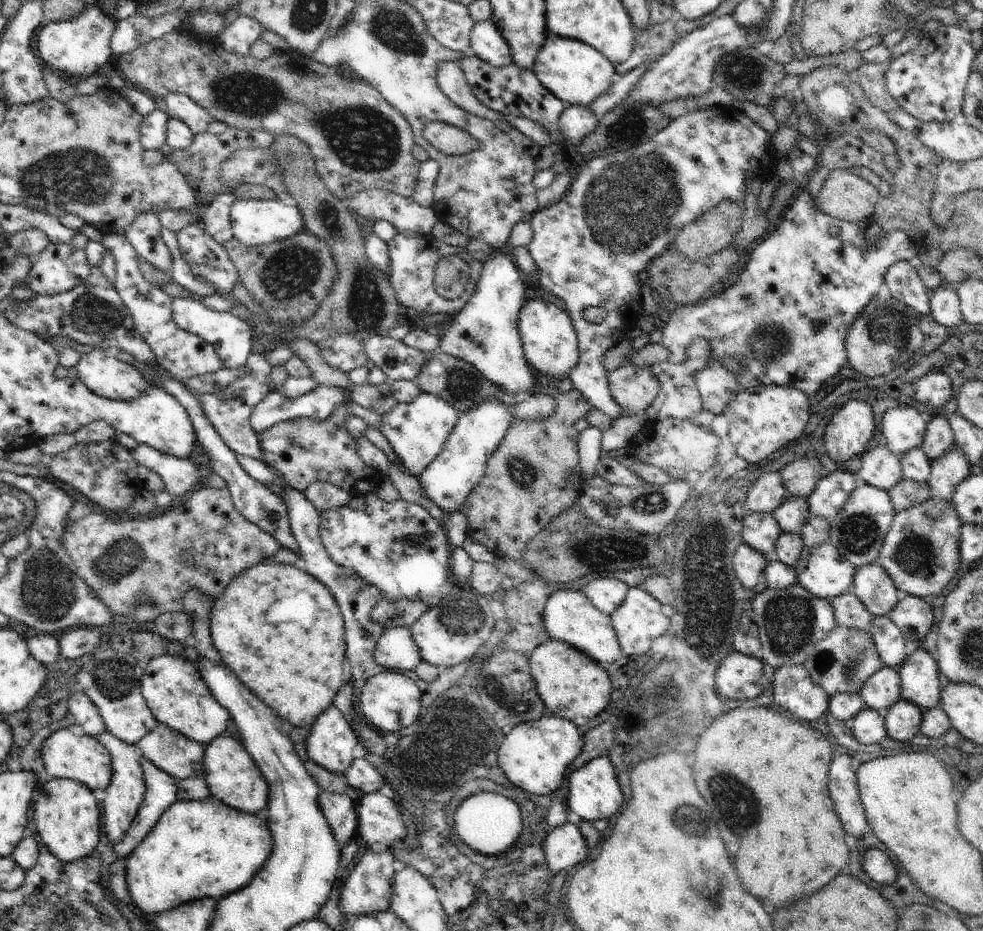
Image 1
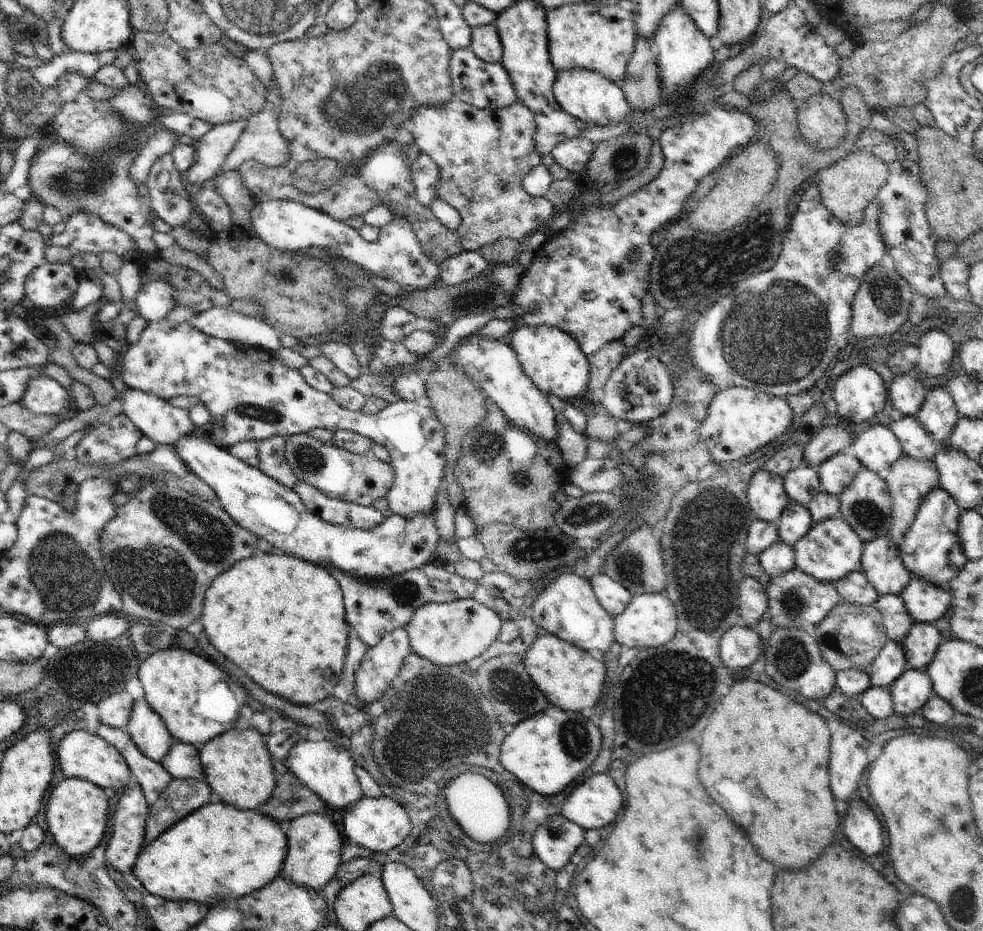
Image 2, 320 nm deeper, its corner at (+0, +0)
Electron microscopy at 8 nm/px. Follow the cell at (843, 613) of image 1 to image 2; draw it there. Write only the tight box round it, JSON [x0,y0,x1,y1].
[835,569,880,605]

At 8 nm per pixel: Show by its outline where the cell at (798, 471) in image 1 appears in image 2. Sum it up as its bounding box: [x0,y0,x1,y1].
[802,424,854,467]

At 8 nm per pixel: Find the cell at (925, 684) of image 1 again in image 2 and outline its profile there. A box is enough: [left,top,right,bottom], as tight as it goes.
[902,622,943,671]

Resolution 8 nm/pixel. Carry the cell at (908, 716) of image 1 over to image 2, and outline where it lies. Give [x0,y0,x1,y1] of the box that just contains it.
[891,669,933,714]

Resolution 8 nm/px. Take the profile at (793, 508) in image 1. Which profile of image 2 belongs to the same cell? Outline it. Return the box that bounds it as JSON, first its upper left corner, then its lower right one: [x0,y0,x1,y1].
[783,464,821,506]

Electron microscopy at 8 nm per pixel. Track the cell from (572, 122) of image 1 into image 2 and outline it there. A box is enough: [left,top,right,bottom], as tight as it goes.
[551,137,595,177]

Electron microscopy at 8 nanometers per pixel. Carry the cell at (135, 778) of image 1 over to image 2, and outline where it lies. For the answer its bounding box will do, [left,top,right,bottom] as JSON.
[105,788,149,876]

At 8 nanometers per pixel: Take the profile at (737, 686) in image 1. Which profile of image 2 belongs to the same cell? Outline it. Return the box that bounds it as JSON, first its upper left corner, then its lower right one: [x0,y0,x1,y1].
[719,625,766,668]

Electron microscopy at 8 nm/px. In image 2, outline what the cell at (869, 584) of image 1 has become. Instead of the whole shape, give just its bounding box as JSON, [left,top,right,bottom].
[861,534,913,595]

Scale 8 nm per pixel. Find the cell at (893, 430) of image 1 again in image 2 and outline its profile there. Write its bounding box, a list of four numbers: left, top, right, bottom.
[887,373,928,415]

